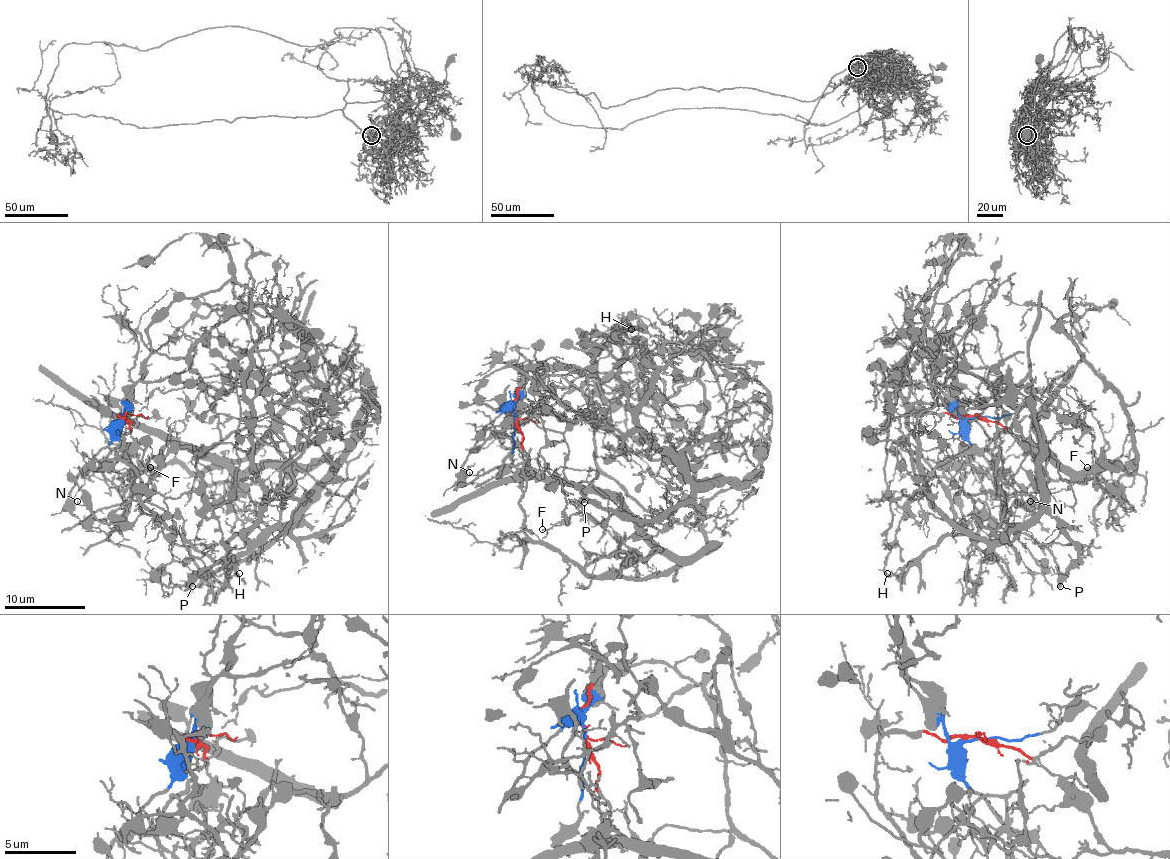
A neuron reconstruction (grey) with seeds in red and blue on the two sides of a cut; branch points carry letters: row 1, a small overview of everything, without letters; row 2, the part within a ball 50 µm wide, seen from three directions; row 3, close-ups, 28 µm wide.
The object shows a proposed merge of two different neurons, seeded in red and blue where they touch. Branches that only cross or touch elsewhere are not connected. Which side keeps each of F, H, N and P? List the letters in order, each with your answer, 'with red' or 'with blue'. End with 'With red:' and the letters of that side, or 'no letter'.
F: with blue
H: with red
N: with blue
P: with red
With red: H, P

